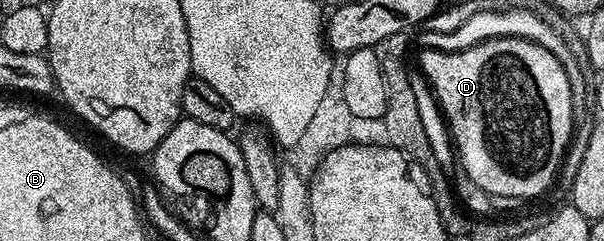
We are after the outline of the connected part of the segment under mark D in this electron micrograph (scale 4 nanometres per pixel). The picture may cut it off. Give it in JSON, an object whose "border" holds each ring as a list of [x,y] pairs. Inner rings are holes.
{"border":[[[508,36],[506,38],[490,38],[488,42],[478,42],[476,46],[471,46],[467,50],[428,50],[422,51],[419,62],[423,65],[423,74],[431,81],[431,86],[435,89],[435,94],[439,97],[439,106],[443,109],[443,114],[447,117],[447,122],[451,125],[451,134],[455,137],[455,146],[459,149],[459,158],[463,161],[462,173],[465,173],[477,184],[479,188],[485,188],[492,198],[502,200],[502,198],[535,198],[538,194],[543,194],[551,186],[551,181],[555,178],[555,169],[559,166],[559,161],[563,158],[563,149],[567,146],[567,141],[571,138],[571,82],[567,79],[567,70],[559,63],[559,58],[555,55],[554,49],[541,46],[538,42],[530,42],[527,38],[518,36]]]}

